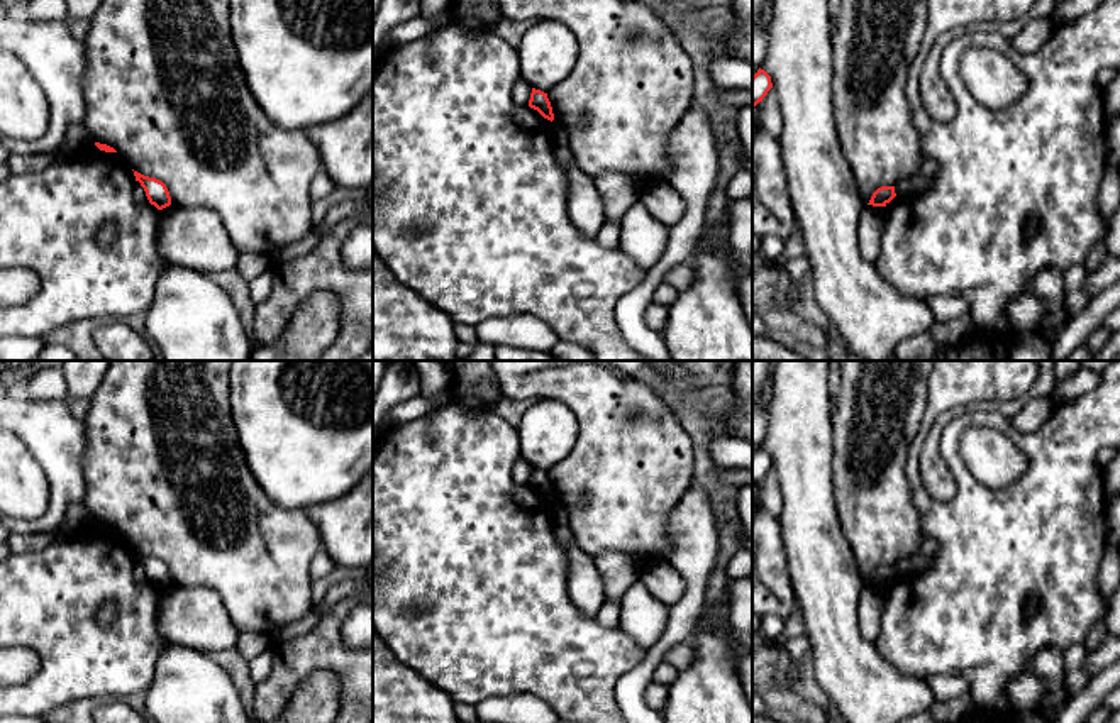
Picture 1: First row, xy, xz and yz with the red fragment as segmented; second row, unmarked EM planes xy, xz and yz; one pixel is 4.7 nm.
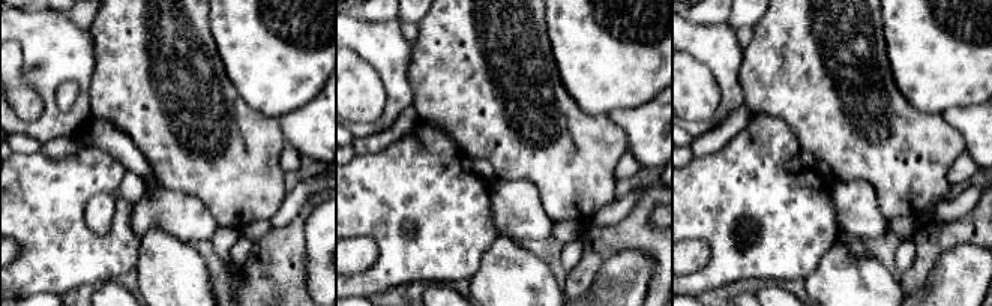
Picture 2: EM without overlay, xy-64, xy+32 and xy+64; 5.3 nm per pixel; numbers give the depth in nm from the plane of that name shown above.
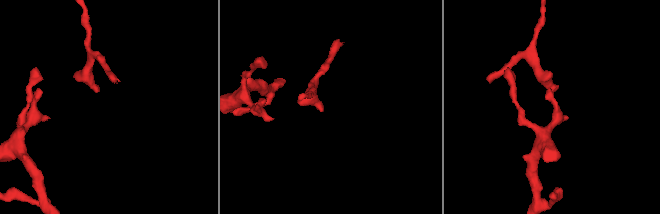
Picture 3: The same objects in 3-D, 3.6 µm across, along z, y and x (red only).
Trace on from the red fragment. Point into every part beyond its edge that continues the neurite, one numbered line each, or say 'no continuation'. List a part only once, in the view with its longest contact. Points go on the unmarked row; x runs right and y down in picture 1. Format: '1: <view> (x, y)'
no continuation

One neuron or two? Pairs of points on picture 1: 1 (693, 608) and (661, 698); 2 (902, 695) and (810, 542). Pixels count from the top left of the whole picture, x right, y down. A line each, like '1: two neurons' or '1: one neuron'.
1: two neurons
2: one neuron

